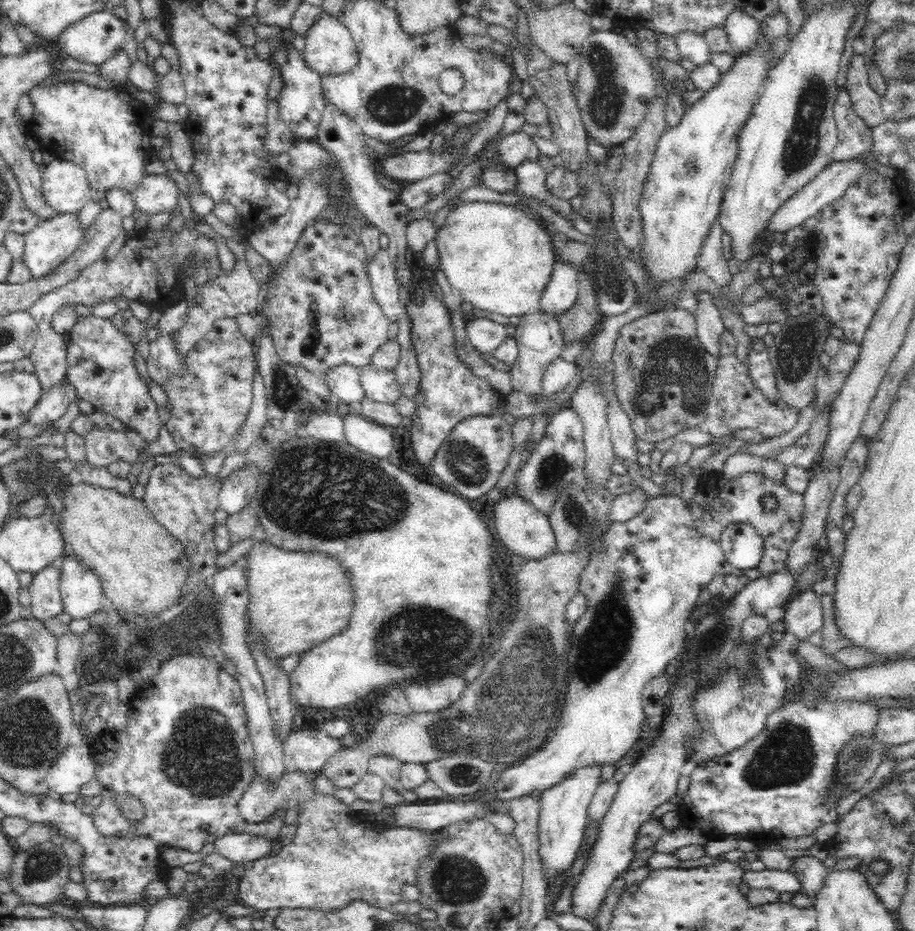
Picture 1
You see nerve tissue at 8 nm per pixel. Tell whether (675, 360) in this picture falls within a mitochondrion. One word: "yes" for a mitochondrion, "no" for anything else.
yes

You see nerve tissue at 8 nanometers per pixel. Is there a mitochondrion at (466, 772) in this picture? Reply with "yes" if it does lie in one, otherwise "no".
yes

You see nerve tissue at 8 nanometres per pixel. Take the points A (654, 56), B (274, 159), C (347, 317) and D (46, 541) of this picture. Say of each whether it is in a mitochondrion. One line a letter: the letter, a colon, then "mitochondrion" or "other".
A: other
B: other
C: mitochondrion
D: other

